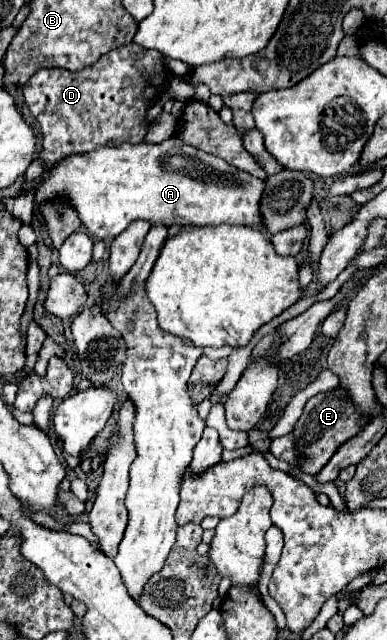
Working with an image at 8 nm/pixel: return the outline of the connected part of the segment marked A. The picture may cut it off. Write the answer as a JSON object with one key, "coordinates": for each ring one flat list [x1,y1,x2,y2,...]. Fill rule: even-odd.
{"coordinates":[[176,136,160,144,98,146,88,154,74,154,60,160,36,180,24,178,20,186,20,194,34,192,36,206,44,202,42,198,70,200,88,234,96,240,112,240,130,222,140,218,166,226,240,224,258,228,268,236,258,214,262,190,262,180,226,164,218,156,184,144],[38,184,44,184,44,190,36,190]]}

